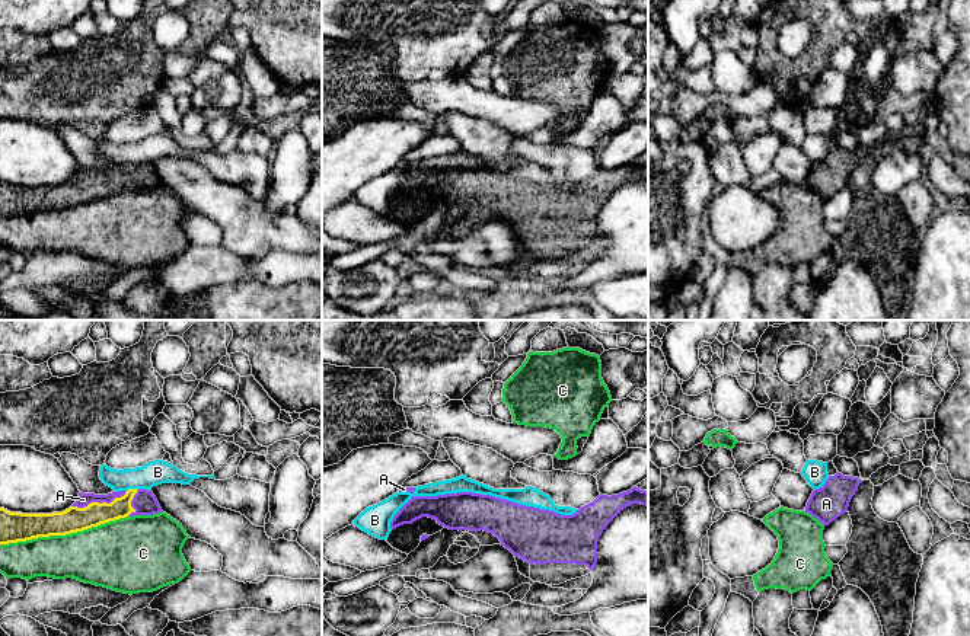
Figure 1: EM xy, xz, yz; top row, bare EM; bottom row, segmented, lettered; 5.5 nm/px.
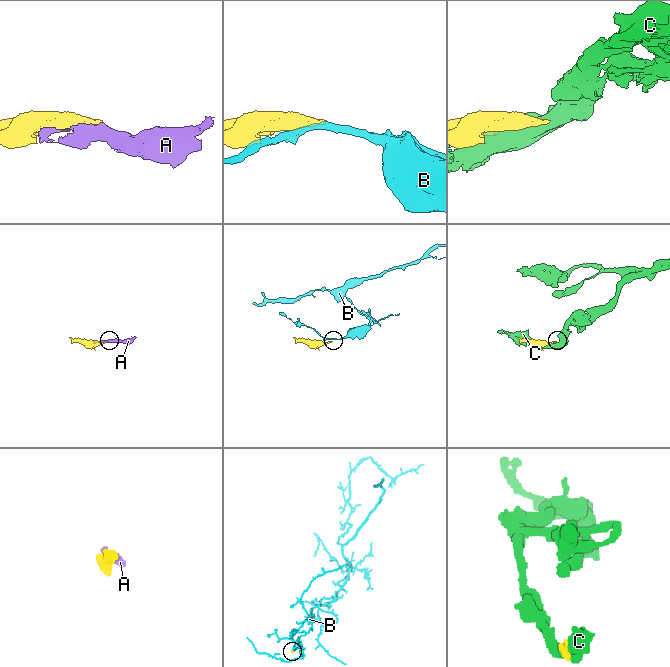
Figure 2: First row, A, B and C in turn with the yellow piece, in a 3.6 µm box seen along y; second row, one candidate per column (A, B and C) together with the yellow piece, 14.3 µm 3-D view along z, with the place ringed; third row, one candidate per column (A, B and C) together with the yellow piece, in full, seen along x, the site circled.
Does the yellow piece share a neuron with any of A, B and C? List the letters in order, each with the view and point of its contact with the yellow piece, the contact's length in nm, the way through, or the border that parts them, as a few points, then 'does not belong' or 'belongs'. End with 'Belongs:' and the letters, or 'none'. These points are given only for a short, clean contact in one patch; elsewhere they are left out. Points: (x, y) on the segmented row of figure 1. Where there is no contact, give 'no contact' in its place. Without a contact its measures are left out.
A: meets yellow in xy at (98, 502); contact 320 nm long; belongs
B: meets yellow in xy at (131, 489); contact 70 nm long; border along xy (137, 488), (127, 491); does not belong
C: meets yellow in xy at (63, 534); contact 700 nm long; does not belong
Belongs: A

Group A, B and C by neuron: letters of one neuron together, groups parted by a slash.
A / B / C

